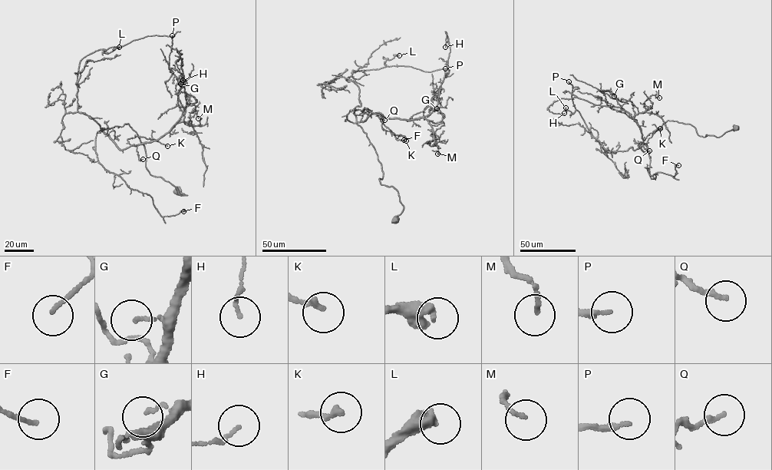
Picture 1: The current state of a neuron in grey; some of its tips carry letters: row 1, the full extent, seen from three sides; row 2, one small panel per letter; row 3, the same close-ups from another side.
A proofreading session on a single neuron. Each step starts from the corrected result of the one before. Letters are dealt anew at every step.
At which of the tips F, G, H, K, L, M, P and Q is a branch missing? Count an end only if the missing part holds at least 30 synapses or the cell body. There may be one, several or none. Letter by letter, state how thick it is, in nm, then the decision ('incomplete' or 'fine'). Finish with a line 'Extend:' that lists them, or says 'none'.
F: calibre 140 nm; fine
G: calibre 110 nm; fine
H: calibre 110 nm; fine
K: calibre 240 nm; fine
L: calibre 440 nm; incomplete
M: calibre 130 nm; fine
P: calibre 200 nm; incomplete
Q: calibre 180 nm; fine
Extend: L, P

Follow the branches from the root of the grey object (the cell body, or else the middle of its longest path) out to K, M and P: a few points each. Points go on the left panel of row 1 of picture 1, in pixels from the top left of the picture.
K: (177, 191), (186, 195), (150, 173), (143, 146), (127, 123), (102, 130), (121, 150), (137, 136), (167, 146)
M: (177, 191), (186, 195), (150, 173), (127, 123), (102, 130), (122, 150), (191, 125), (194, 109), (198, 118)
P: (177, 191), (186, 195), (150, 173), (127, 123), (97, 131), (77, 110), (76, 93), (84, 57), (172, 35)

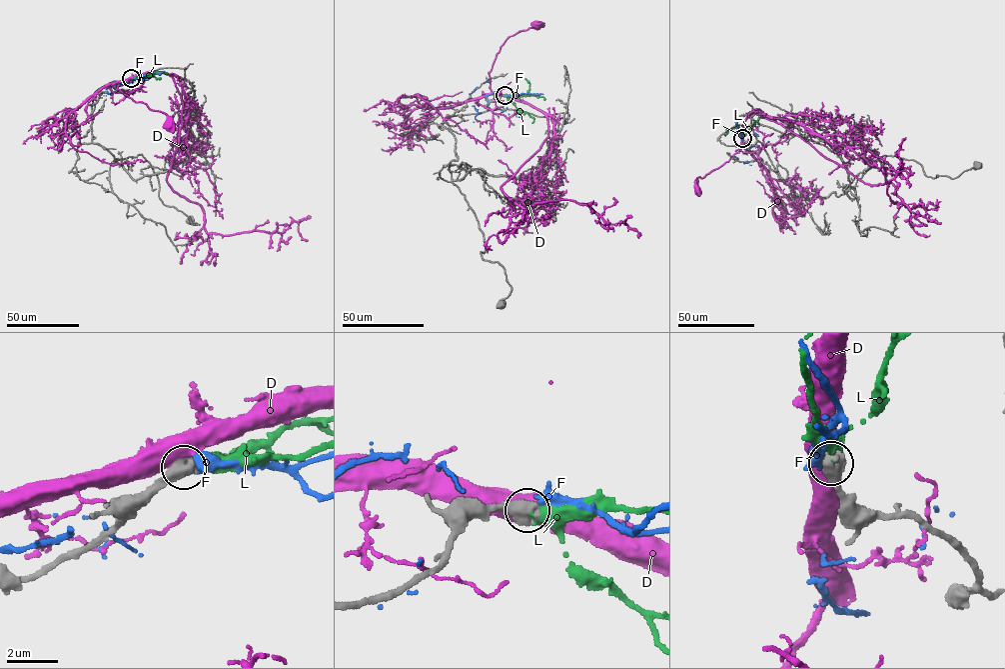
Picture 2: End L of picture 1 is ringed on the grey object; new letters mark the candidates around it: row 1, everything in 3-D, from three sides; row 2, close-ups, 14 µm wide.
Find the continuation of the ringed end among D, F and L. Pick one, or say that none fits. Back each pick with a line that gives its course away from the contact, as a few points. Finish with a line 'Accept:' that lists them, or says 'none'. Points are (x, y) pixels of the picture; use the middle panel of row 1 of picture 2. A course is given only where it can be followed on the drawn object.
L: via (504, 95), (520, 111), (533, 119), (531, 123)
Accept: L

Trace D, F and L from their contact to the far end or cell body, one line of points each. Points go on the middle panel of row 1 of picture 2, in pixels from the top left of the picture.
D: (504, 95), (492, 92), (489, 72), (509, 36), (519, 31), (537, 29), (537, 24)
F: (505, 95), (493, 92), (488, 96), (487, 104), (477, 109), (472, 106), (469, 93)
L: (504, 95), (520, 111), (533, 119), (531, 123)

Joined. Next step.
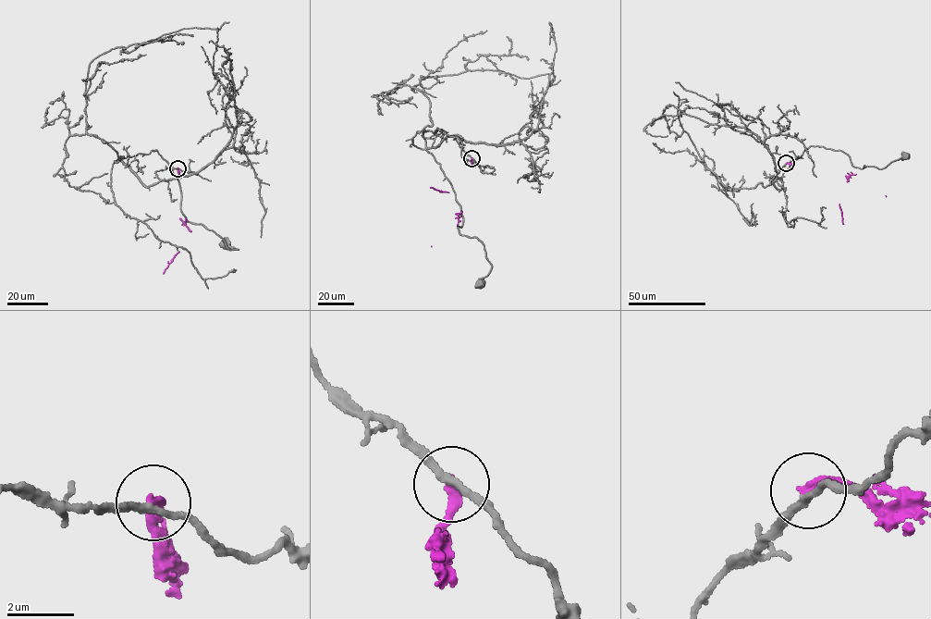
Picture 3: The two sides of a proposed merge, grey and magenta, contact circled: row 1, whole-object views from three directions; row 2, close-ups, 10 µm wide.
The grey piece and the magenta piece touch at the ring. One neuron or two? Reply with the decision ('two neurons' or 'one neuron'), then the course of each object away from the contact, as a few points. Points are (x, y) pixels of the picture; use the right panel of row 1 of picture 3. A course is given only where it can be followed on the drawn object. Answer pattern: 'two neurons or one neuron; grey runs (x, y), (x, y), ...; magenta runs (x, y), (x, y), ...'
two neurons; grey runs (787, 163), (773, 179), (777, 189), (784, 170), (811, 146), (840, 150), (860, 168), (884, 168), (905, 156); magenta runs (787, 163), (846, 177), (848, 180), (839, 204), (843, 224)

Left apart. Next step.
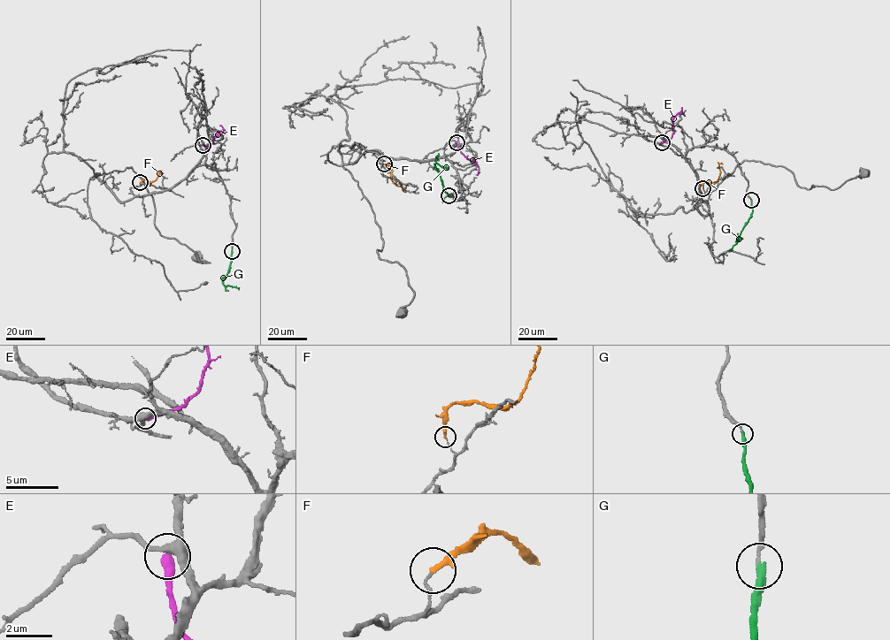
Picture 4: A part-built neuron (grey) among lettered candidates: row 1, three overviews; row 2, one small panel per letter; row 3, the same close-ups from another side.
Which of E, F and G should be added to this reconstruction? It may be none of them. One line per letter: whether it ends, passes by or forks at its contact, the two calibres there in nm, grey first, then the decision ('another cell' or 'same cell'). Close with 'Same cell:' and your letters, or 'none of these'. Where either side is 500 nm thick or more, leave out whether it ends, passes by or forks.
E: it ends | 360/420 nm | another cell
F: it ends | 80/240 nm | another cell
G: it ends | 150/280 nm | same cell
Same cell: G

